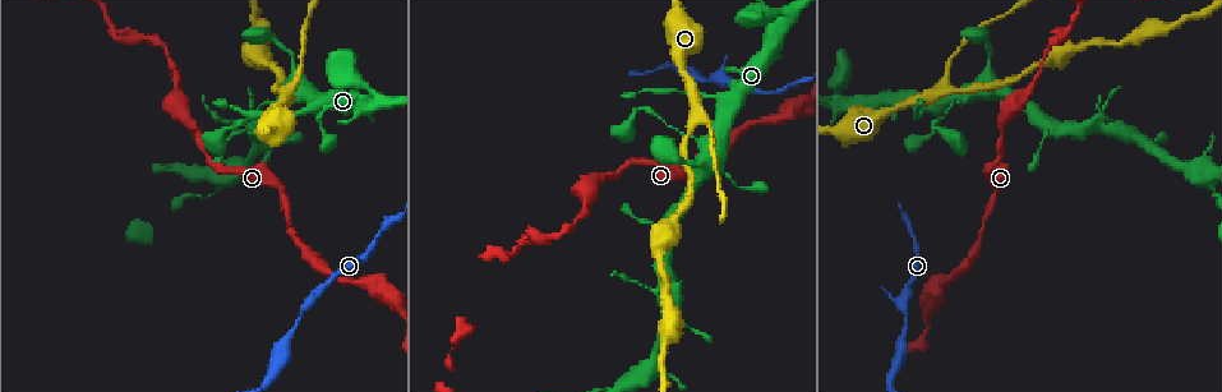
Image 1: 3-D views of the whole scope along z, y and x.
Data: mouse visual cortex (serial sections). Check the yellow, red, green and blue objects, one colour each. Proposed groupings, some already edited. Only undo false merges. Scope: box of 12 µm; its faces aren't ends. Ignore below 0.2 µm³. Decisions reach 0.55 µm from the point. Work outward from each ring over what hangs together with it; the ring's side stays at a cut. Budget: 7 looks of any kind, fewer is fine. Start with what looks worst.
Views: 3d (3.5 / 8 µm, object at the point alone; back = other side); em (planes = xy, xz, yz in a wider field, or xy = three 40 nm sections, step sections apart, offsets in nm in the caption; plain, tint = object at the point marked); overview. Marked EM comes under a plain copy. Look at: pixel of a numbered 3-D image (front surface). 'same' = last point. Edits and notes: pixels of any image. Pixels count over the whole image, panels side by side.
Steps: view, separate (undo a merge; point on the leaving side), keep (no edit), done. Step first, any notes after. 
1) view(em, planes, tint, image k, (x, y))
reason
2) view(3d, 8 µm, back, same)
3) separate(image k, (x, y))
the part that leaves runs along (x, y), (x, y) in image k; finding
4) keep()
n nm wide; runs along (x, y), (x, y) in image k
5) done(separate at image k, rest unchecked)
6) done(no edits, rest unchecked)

view(3d, 3.5 µm, image 1, (906, 289))

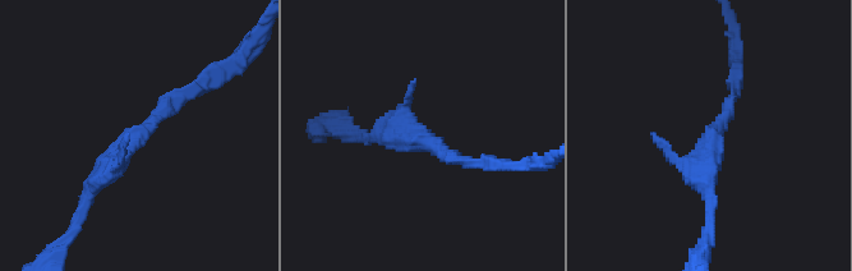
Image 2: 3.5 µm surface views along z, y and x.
view(em, xy, step 5, tint, image 2, (141, 133))

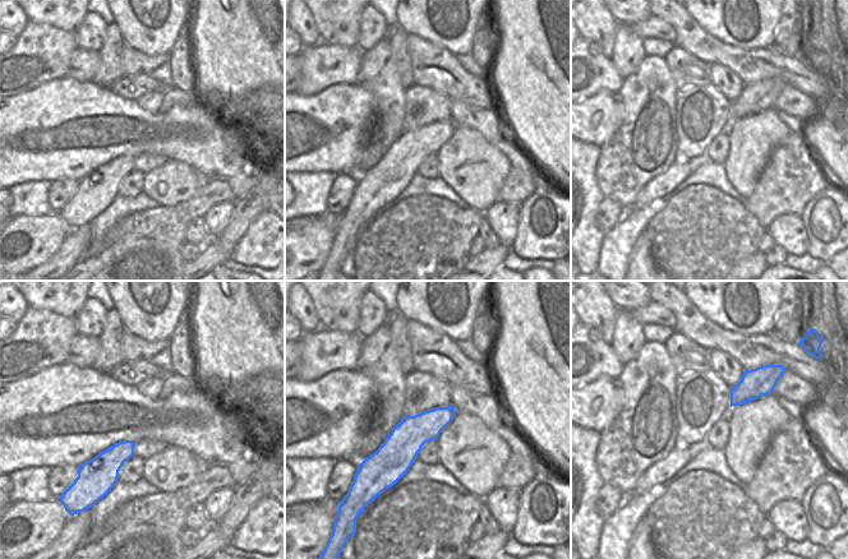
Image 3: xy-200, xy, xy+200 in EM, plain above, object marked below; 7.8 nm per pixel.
keep()
runs along (202, 81), (124, 147), (88, 198) in image 2; continuous, no second cell

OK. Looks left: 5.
view(3d, 3.5 µm, image 1, (695, 139))
sudden change in width

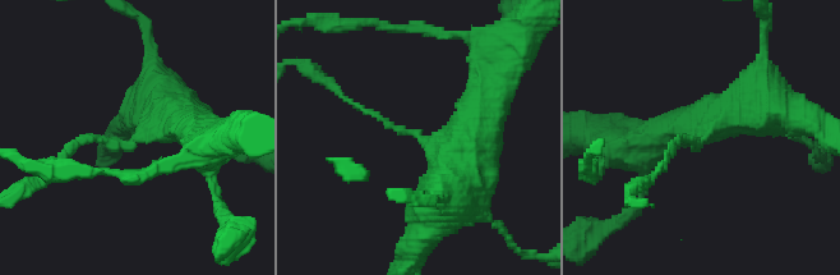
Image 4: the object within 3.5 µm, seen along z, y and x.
view(em, xy, step 3, tint, image 4, (416, 134))
arms of 100, 500 nm; shape alone is not enough

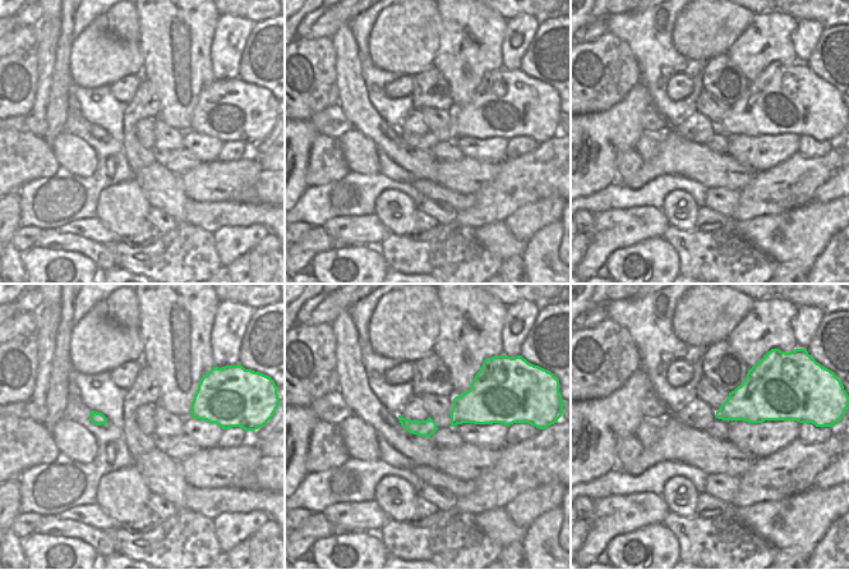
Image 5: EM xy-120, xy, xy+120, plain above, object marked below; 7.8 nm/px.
keep()
all the same cell

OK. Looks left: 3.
view(3d, 8 µm, back, image 1, (1066, 36))
abrupt turn

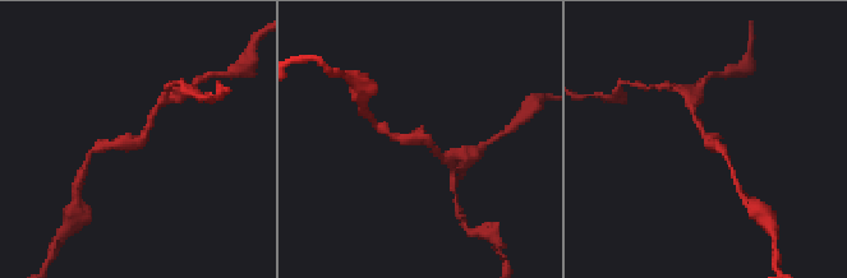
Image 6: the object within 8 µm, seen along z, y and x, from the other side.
view(em, xy, step 3, tint, image 6, (138, 143))
arms of 200, 200 nm; need the tissue

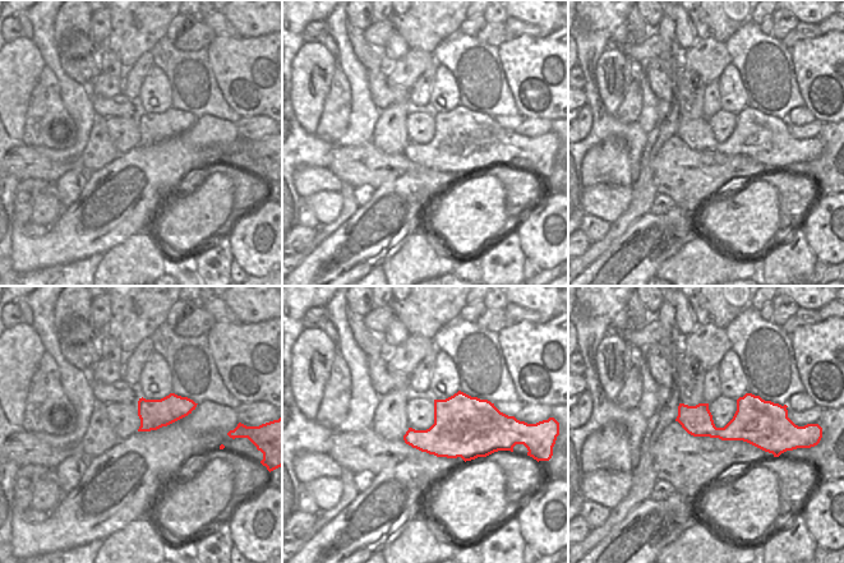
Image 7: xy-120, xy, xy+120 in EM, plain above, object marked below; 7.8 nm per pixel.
keep()
runs along (106, 146), (138, 146), (153, 114) in image 6; one cell here

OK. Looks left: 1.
done(no edits, rest unchecked)

